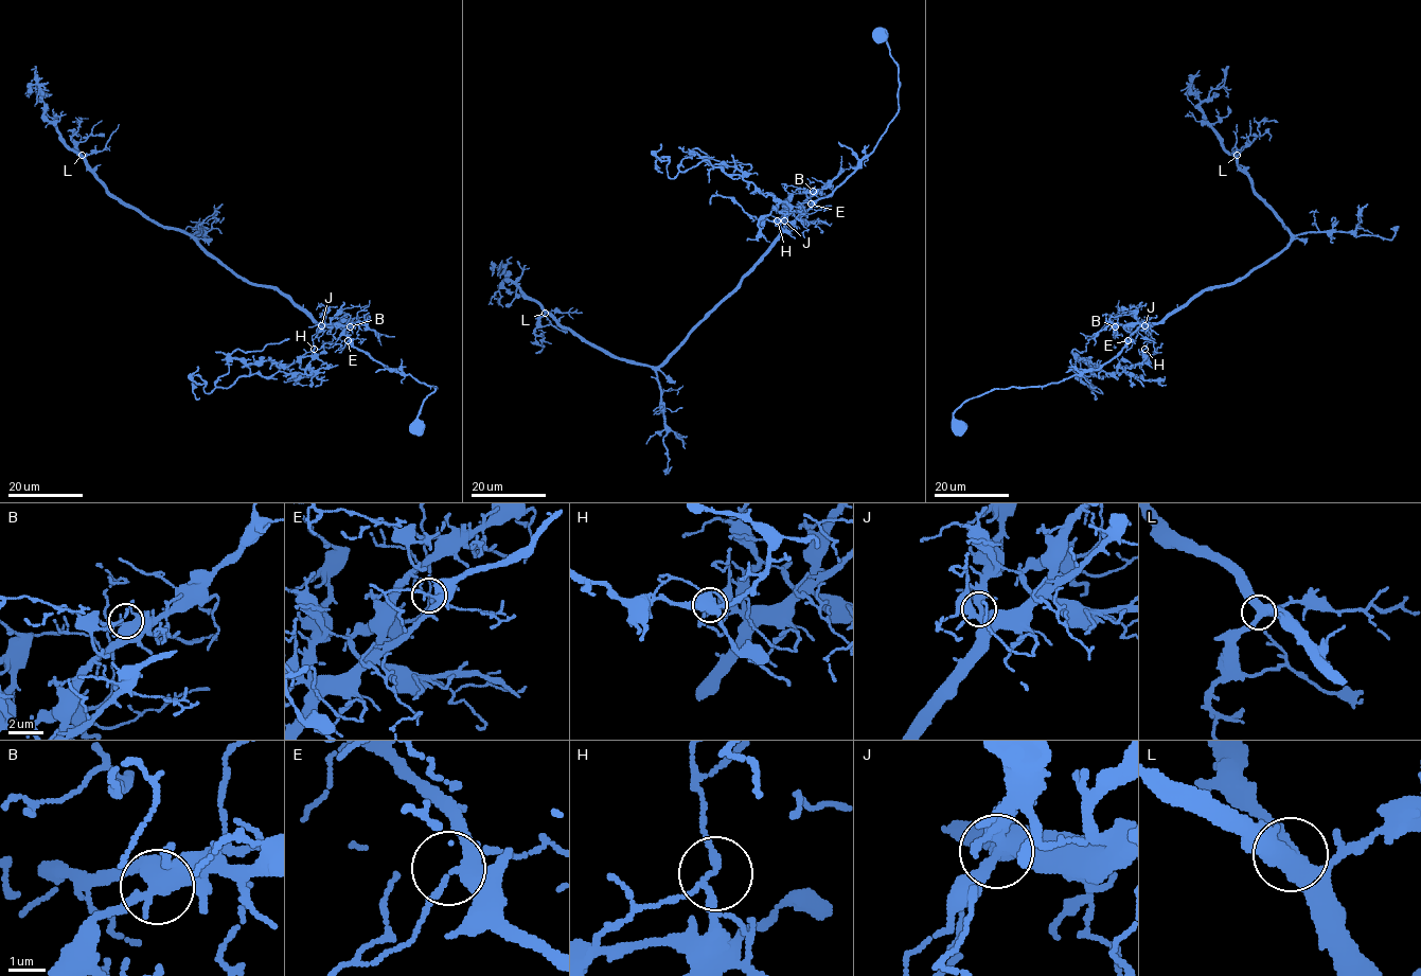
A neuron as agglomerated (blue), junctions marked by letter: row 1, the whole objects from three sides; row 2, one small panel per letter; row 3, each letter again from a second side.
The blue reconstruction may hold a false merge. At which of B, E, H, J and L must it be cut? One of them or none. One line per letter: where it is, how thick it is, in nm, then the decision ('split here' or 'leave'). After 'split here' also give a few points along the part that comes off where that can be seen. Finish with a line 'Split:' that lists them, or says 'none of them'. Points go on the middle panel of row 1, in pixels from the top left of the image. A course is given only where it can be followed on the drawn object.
B: (813, 191) | 420 nm | leave
E: (811, 203) | 300 nm | leave
H: (777, 220) | 130 nm | split here | (778, 220), (789, 212), (786, 202), (707, 160), (671, 178), (669, 160), (658, 158), (655, 169), (662, 173)
J: (784, 220) | 360 nm | leave
L: (545, 313) | 400 nm | leave
Split: H

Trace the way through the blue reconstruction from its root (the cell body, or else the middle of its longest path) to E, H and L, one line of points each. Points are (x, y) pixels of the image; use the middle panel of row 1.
E: (878, 36), (882, 29), (898, 67), (899, 111), (860, 163), (831, 193), (811, 203)
H: (878, 36), (882, 29), (898, 67), (896, 116), (876, 146), (831, 193), (793, 220), (776, 225), (778, 220)
L: (878, 36), (882, 29), (898, 67), (896, 116), (860, 163), (786, 227), (662, 364), (611, 357), (545, 313)

